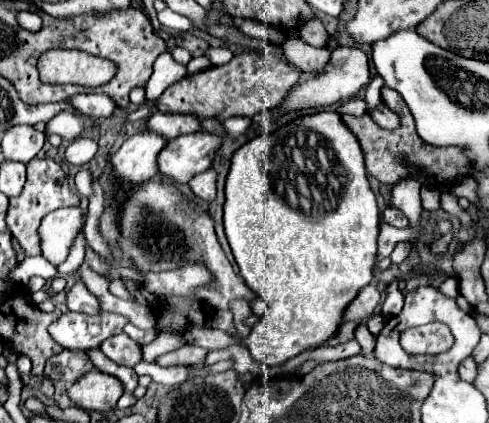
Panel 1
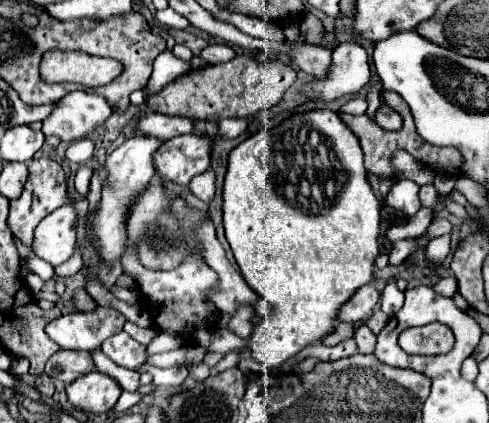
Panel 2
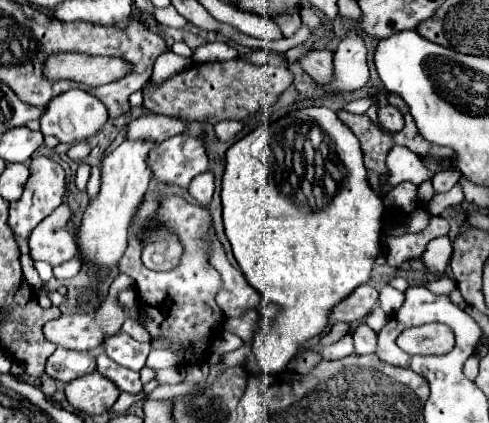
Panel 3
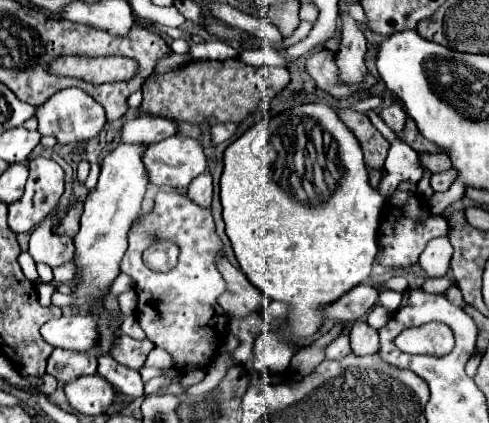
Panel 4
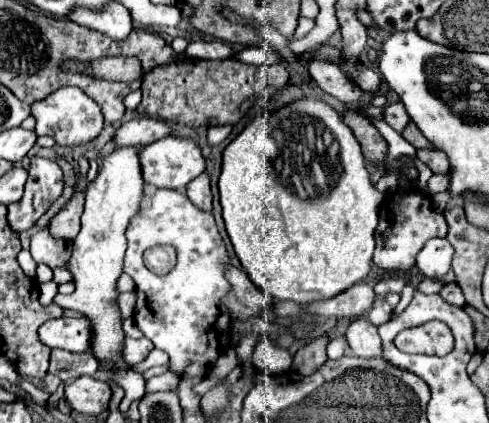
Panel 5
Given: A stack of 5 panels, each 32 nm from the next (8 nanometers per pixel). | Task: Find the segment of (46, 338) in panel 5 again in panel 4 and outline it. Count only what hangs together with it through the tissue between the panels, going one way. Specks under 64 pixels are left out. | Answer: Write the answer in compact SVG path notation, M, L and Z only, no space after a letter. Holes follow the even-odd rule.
M88 314L60 316L56 320L48 320L40 328L40 334L54 348L86 352L96 346L96 338L98 338L96 326L98 326L96 318Z

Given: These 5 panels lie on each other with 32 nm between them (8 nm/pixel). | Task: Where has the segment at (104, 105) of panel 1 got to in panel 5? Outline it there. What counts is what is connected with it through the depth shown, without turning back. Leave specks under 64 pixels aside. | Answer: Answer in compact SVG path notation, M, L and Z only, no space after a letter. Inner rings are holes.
M72 86L58 88L56 92L48 94L44 100L38 100L30 108L32 108L32 116L36 120L34 132L38 136L42 136L42 134L52 136L56 140L56 144L60 144L60 146L72 146L72 148L84 146L84 144L92 142L104 126L100 106L90 96L86 96L80 88L72 88Z

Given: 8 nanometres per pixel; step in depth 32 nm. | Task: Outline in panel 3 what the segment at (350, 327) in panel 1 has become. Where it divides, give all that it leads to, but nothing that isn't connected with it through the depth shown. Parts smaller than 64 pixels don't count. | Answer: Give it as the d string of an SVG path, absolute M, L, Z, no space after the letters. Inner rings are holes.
M336 322L334 326L332 326L332 330L326 334L326 336L322 336L320 338L320 344L322 345L330 345L334 344L336 340L340 337L344 337L344 334L350 330L350 326L344 322Z

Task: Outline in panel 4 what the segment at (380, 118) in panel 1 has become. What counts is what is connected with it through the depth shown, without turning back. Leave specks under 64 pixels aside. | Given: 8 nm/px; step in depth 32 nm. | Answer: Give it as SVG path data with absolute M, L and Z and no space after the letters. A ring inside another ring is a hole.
M398 102L390 104L388 108L382 108L380 118L382 118L394 132L402 132L402 128L404 128L404 124L406 124L406 112L404 112L404 108L402 108Z

